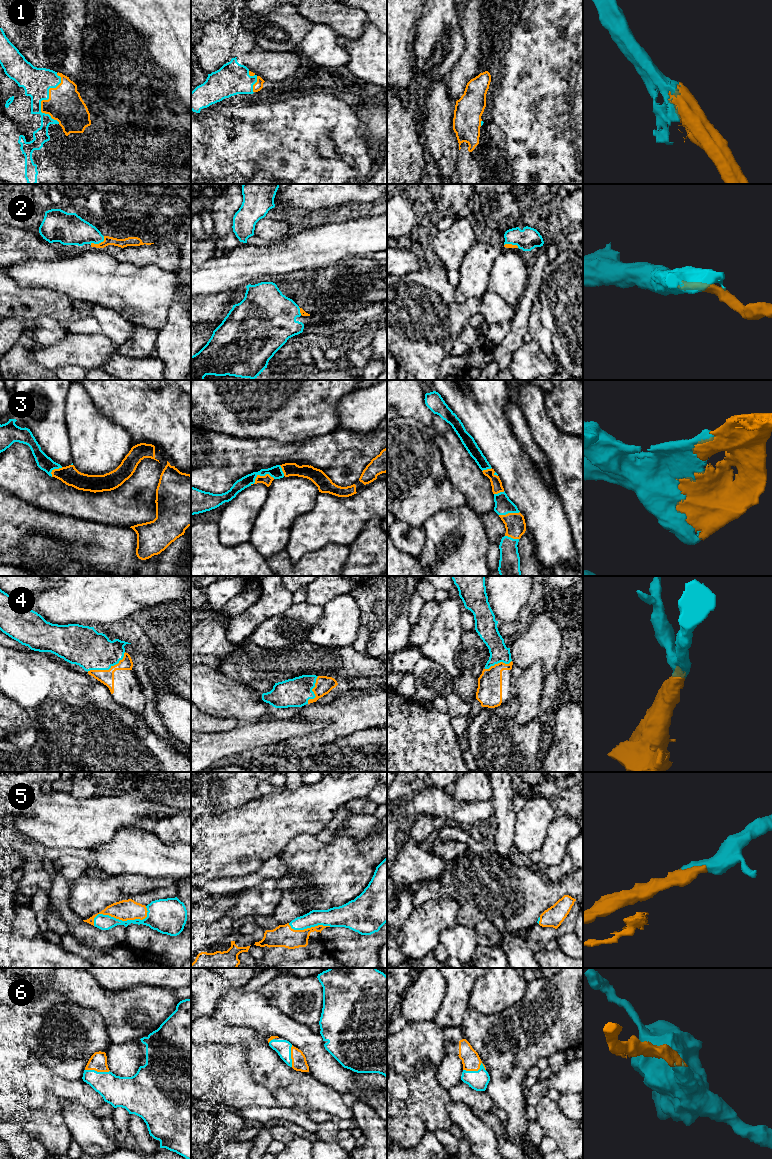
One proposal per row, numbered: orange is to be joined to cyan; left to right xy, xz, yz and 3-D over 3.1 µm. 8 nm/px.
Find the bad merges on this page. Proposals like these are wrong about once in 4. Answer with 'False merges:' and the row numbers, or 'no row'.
False merges: no row

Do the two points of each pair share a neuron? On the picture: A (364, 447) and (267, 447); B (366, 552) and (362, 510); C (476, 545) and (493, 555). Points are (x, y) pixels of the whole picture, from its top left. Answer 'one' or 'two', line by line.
A: one
B: two
C: two

